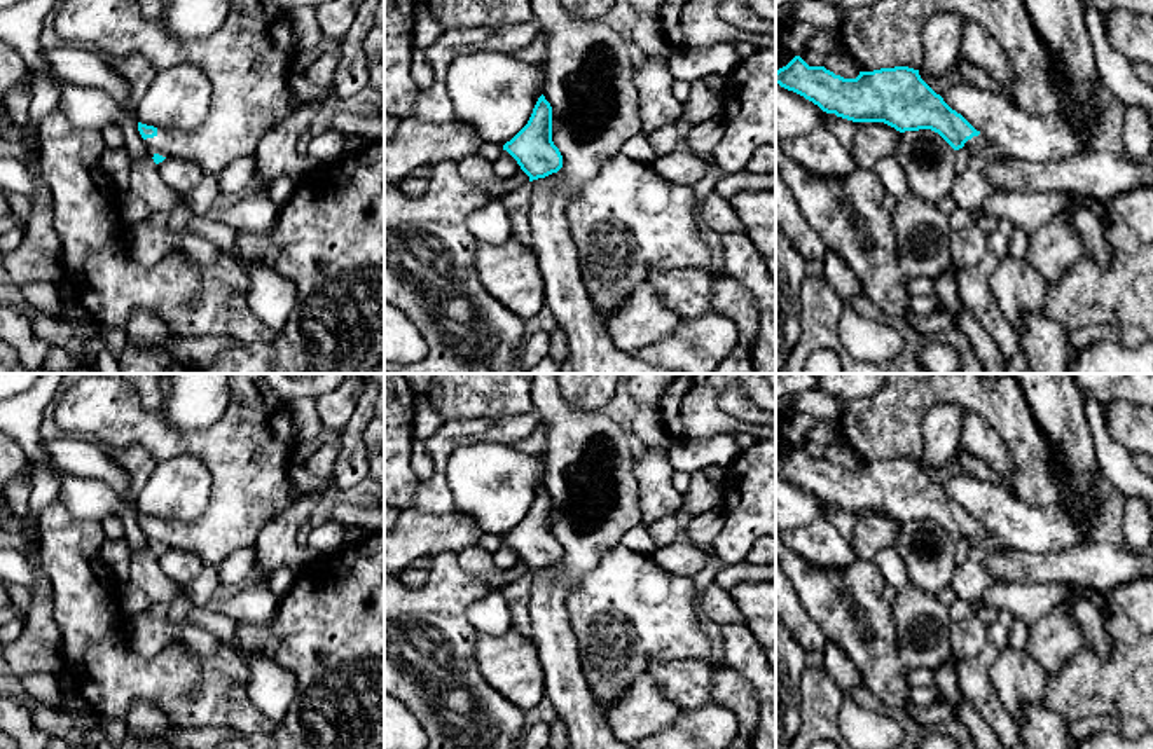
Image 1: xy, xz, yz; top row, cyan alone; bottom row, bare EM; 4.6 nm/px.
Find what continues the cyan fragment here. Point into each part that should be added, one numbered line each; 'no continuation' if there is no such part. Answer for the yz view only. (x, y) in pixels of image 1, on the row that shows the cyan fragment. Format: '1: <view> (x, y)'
1: yz (977, 144)

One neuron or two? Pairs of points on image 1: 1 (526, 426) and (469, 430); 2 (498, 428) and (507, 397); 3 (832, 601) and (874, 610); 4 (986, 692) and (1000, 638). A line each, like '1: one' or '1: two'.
1: one
2: two
3: one
4: one

